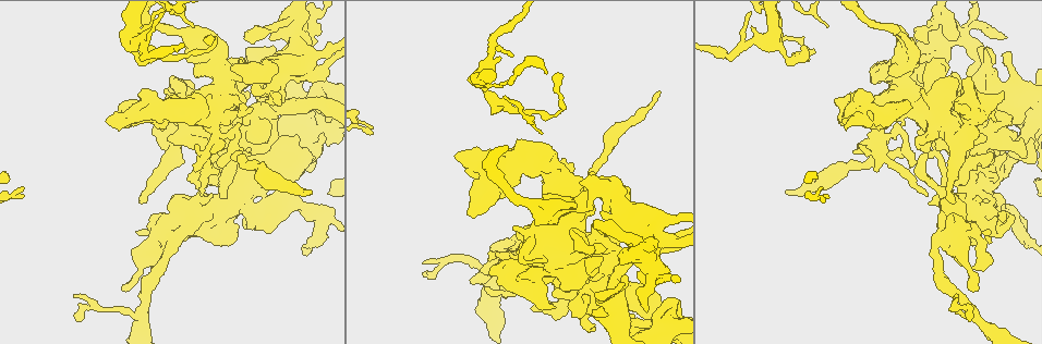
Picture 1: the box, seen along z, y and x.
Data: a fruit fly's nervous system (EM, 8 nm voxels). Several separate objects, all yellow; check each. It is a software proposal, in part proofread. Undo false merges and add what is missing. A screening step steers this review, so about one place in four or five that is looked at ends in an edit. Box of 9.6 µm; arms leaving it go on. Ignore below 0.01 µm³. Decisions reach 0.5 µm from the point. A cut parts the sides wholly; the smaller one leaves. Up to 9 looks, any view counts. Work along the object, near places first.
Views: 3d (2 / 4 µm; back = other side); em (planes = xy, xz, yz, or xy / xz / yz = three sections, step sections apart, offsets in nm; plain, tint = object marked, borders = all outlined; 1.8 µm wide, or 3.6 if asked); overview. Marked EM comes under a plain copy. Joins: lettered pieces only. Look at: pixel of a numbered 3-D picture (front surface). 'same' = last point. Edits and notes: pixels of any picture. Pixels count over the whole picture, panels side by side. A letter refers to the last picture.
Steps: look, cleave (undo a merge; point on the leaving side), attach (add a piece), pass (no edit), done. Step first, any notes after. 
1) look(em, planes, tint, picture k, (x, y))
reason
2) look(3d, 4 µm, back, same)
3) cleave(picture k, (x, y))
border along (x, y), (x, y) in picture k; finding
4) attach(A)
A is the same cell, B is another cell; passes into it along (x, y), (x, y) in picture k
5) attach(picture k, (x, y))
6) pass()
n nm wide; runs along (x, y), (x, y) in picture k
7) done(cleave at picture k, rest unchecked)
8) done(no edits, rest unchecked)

look(em, yz, step 4, borders, picture 1, (1025, 134))
calibre changes

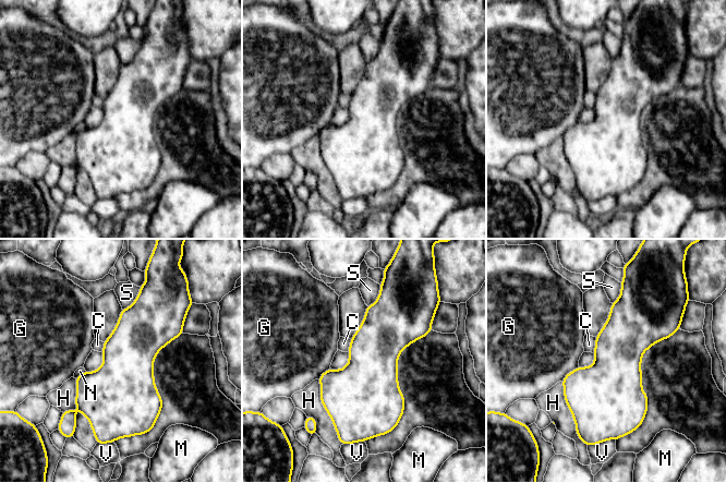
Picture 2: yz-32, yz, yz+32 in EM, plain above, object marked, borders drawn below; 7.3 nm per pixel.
pass()
400 nm wide; C, G, H, M, N, S and V are other cells; border along (596, 337), (593, 352) in picture 2; one neuron here

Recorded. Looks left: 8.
look(3d, 4 µm, picture 1, (968, 155))
closes a loop

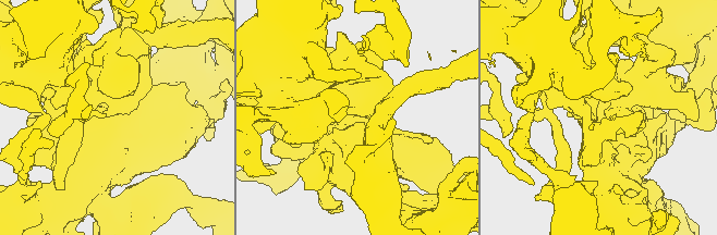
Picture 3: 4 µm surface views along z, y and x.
look(em, 3.6 µm, yz, step 4, tint, picture 3, (105, 118))
need the tissue

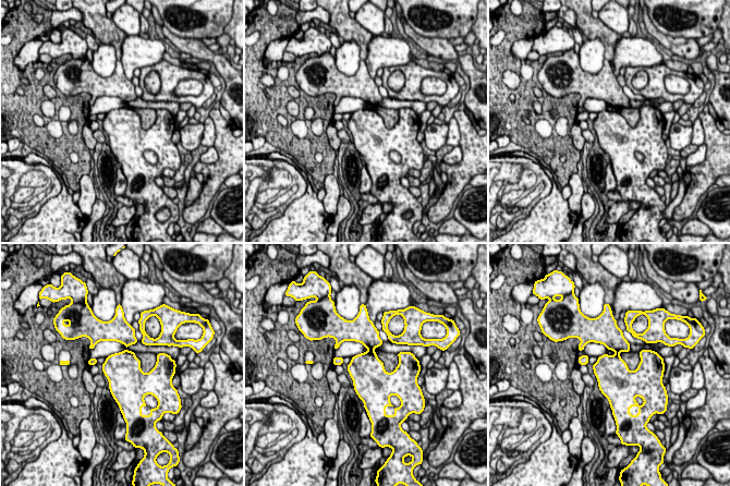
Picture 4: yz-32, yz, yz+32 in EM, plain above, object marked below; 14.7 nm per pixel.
look(em, 3.6 µm, planes, borders, same)

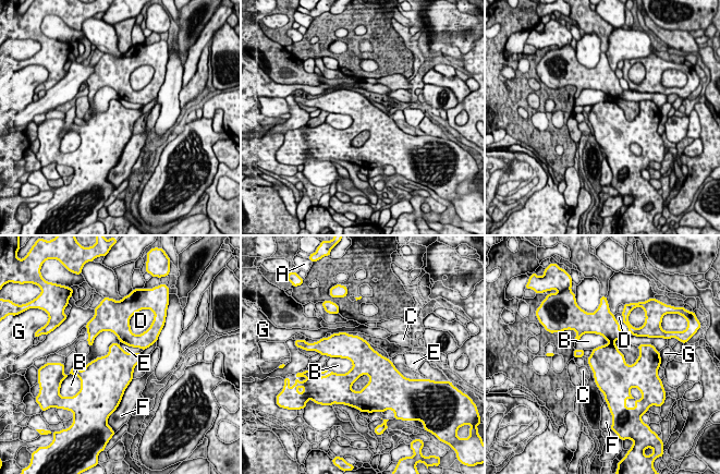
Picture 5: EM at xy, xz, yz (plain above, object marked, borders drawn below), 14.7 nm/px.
pass()
B touches over 380 nm; A, B, C, D, E, F and G are other cells; border along (119, 343), (123, 342), (143, 350) in picture 5; all the same neuron

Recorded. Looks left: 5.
look(em, planes, borders, picture 1, (970, 26))
abrupt turn

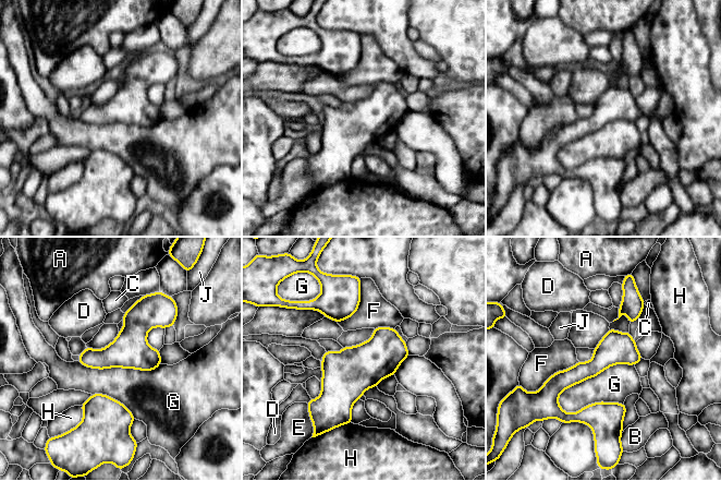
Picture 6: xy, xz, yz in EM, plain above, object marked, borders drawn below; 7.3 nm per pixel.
pass()
G touches over 650 nm; A, B, C, D, E, F, G, H and J are other cells; border along (634, 364), (569, 386), (558, 405) in picture 6; all the same neuron

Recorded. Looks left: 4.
look(em, planes, borders, picture 1, (134, 42))
abrupt turn

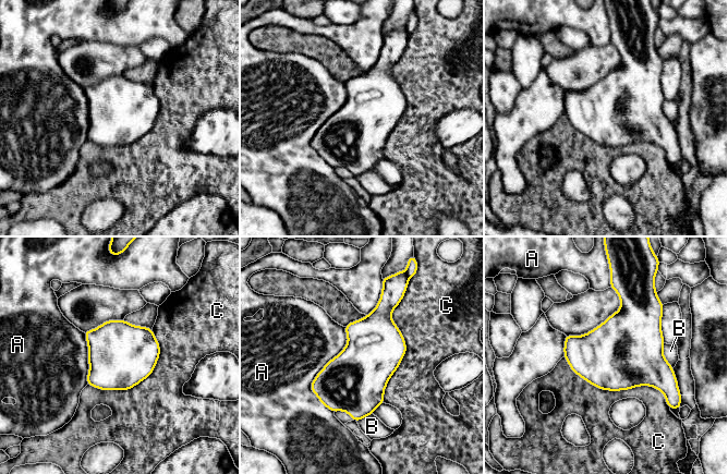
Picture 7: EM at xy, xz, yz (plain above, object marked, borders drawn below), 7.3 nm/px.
pass()
A, B and C are other cells; all the same neuron

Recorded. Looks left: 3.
done(no edits, rest unchecked)

